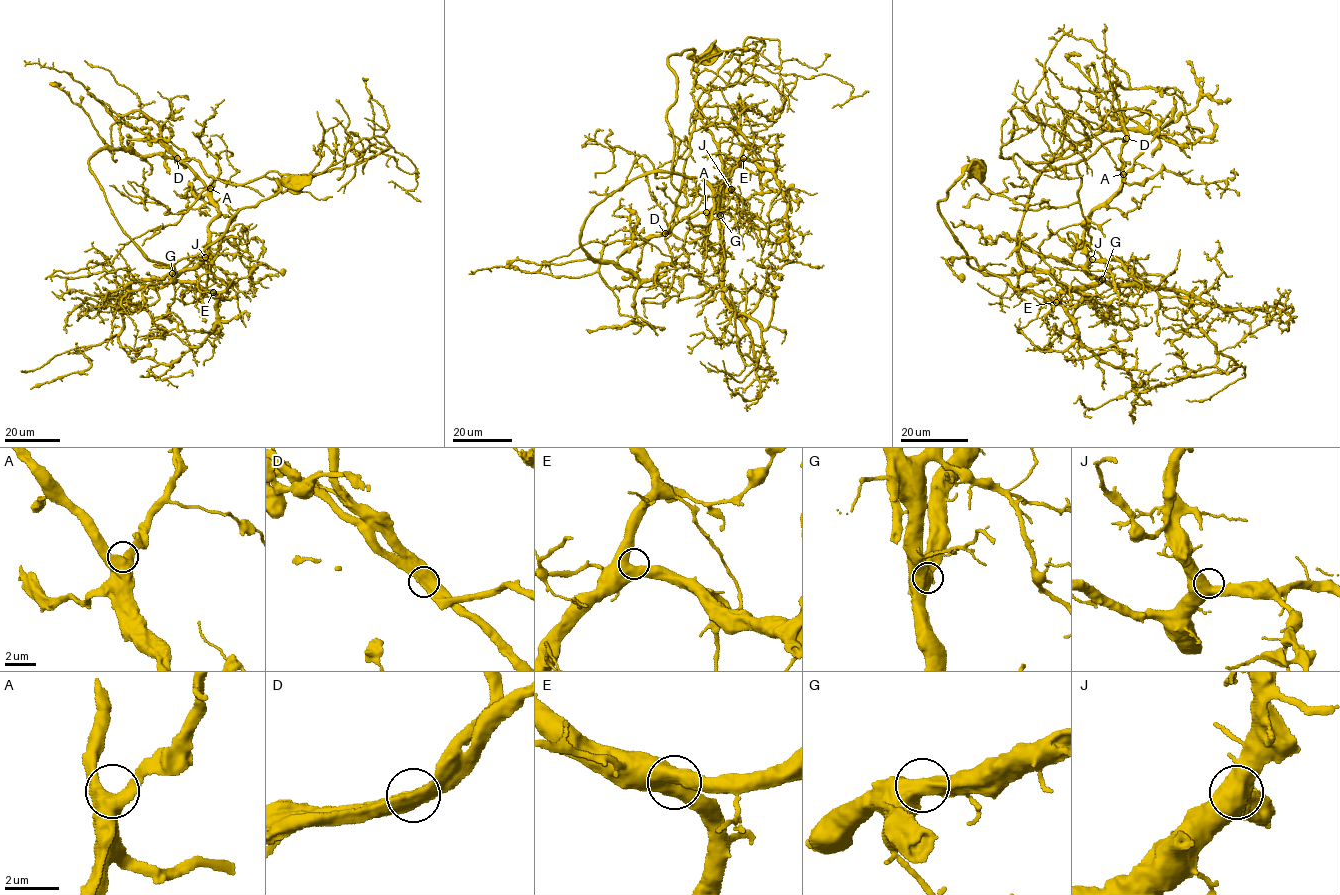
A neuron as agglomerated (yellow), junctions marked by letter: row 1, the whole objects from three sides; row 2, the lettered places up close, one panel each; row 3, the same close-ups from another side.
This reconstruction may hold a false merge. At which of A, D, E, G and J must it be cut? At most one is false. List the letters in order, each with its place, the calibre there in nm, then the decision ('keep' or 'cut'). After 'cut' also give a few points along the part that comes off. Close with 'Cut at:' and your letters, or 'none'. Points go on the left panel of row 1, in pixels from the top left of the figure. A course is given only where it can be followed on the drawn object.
A: place (210, 188); calibre 600 nm; keep
D: place (177, 158); calibre 600 nm; cut; course (177, 158), (243, 184), (313, 177), (382, 151), (372, 145), (355, 154), (336, 100)
E: place (213, 292); calibre 600 nm; keep
G: place (172, 273); calibre 650 nm; keep
J: place (205, 257); calibre 600 nm; keep
Cut at: D

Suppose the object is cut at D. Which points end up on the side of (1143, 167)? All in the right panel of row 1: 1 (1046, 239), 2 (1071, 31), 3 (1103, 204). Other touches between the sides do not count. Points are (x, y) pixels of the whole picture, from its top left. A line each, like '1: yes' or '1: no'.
1: no
2: yes
3: yes

